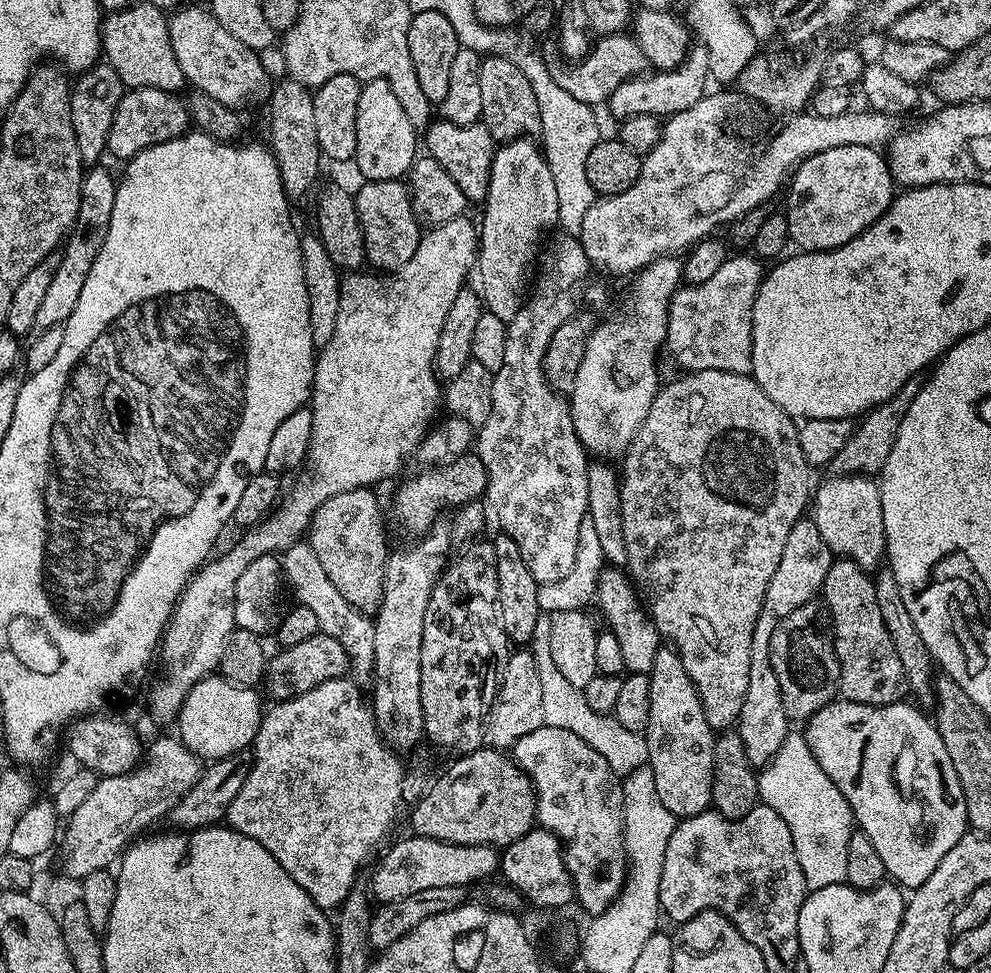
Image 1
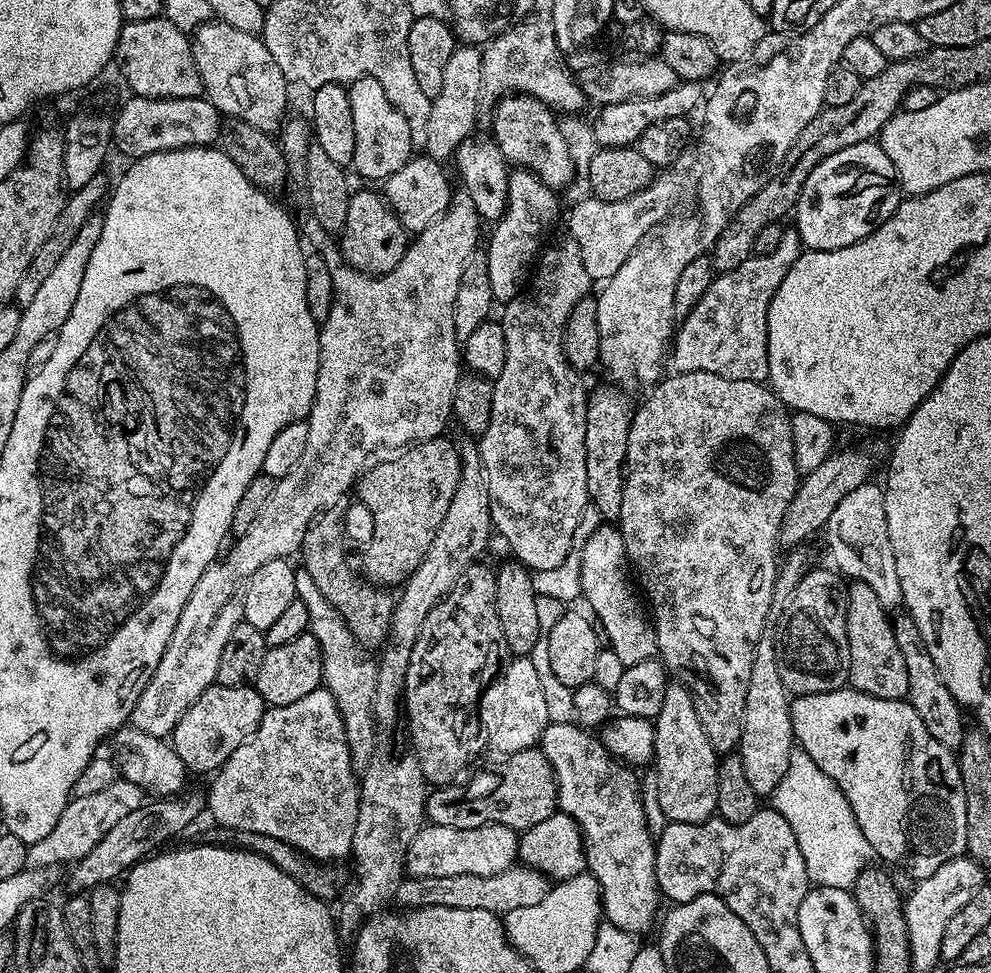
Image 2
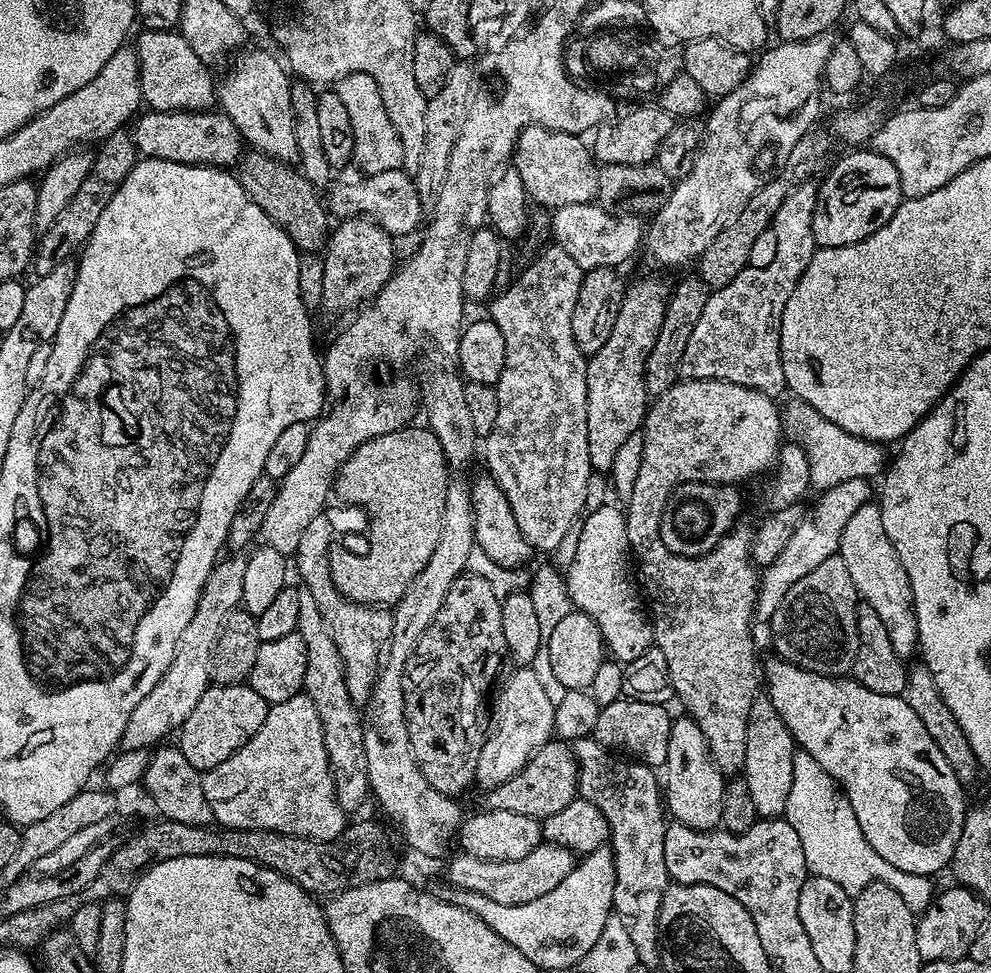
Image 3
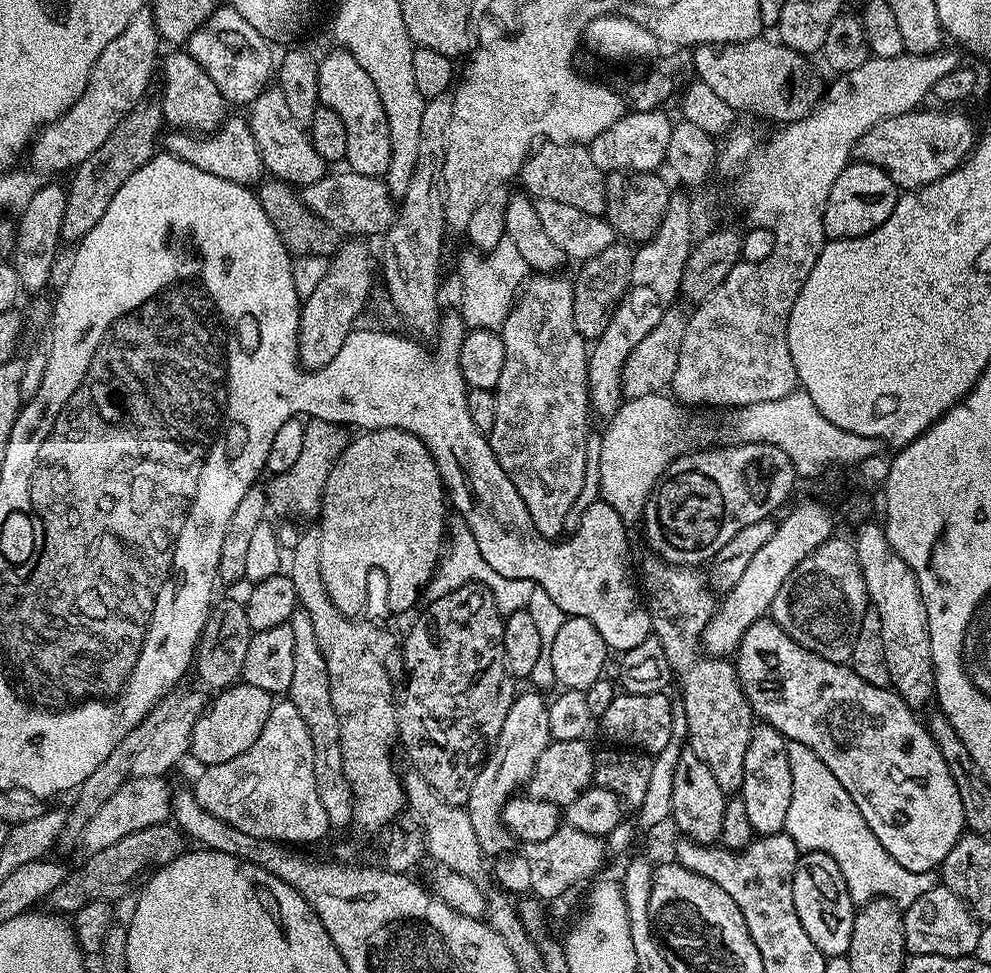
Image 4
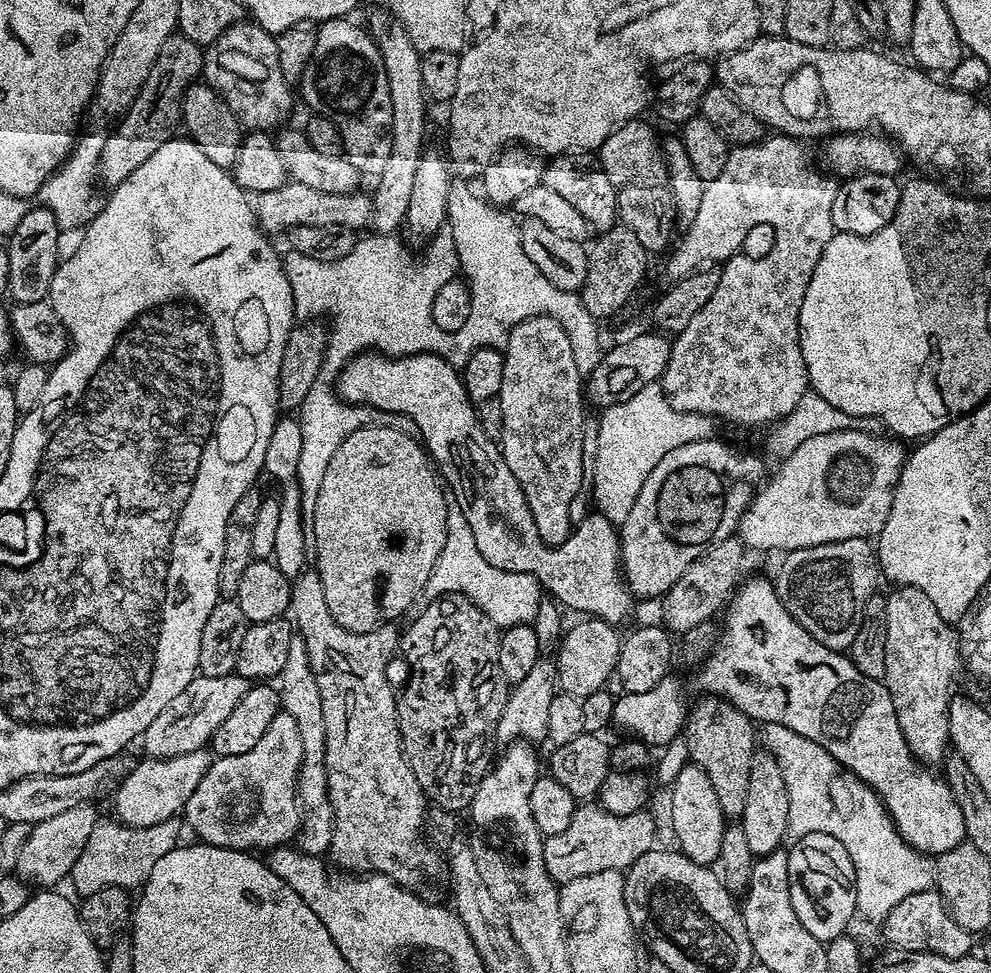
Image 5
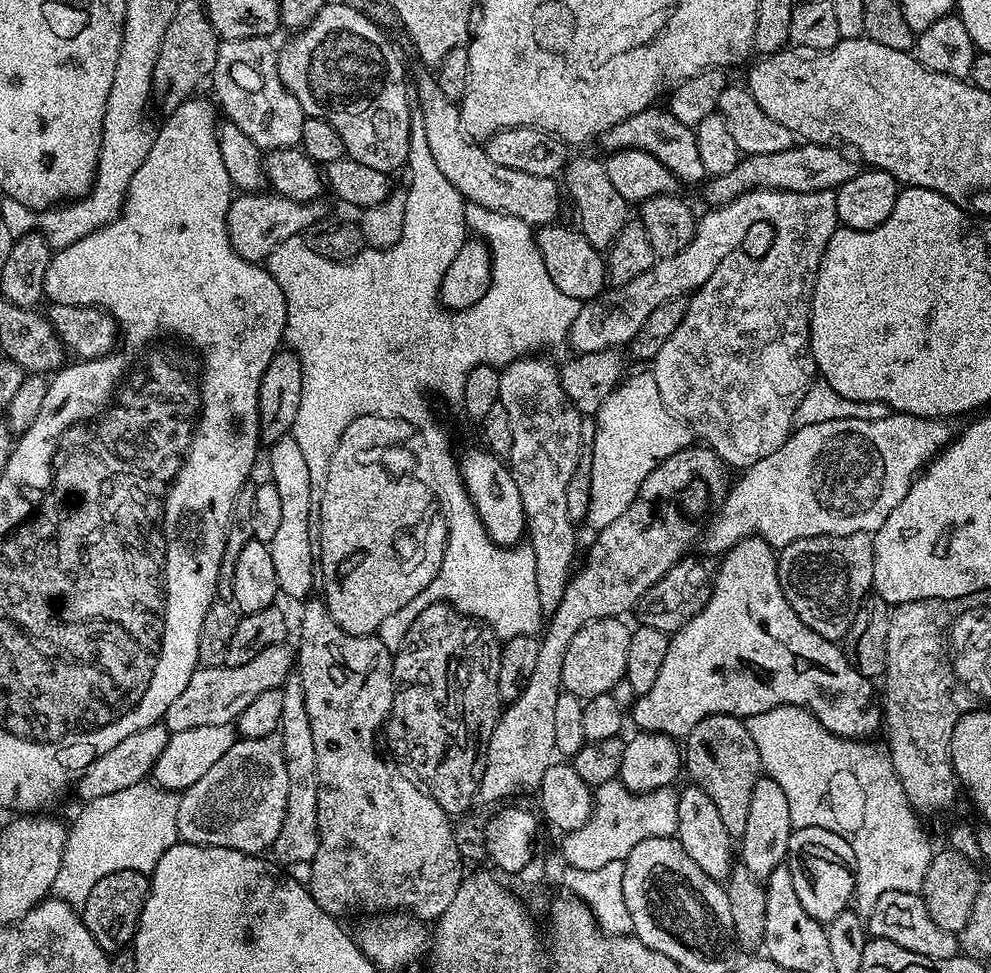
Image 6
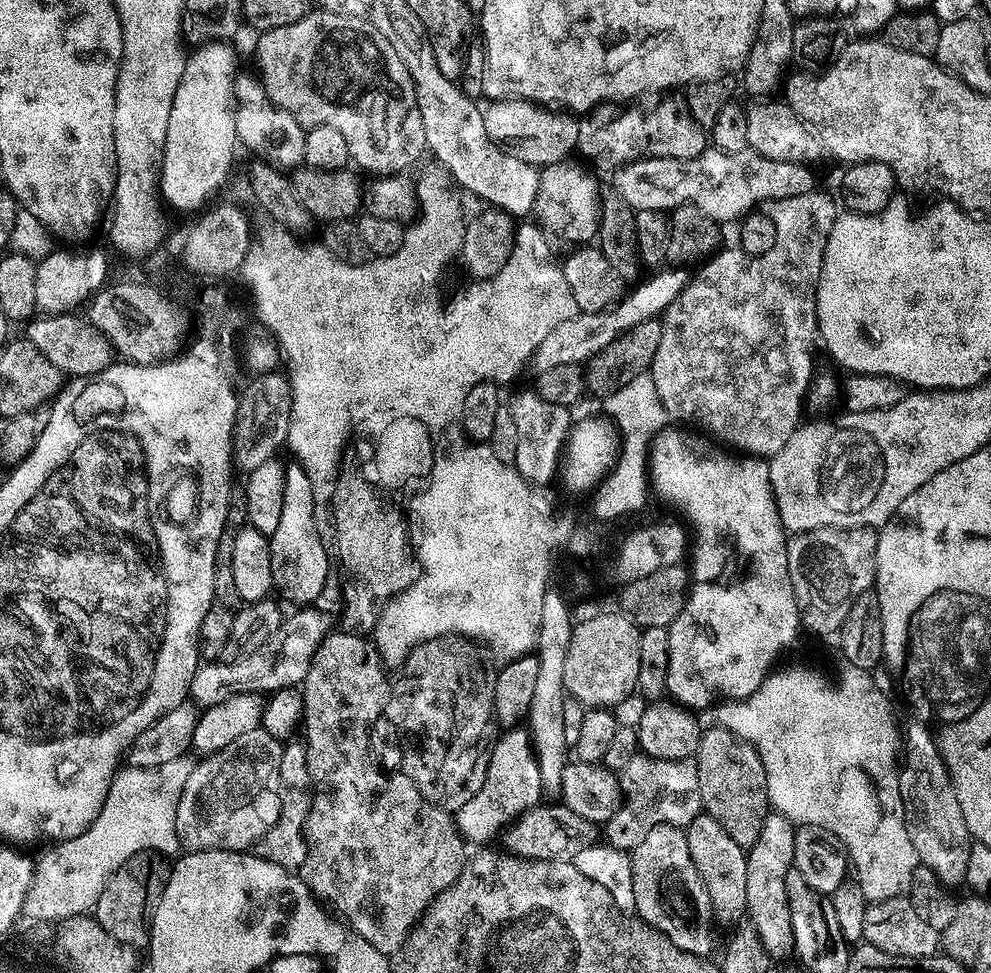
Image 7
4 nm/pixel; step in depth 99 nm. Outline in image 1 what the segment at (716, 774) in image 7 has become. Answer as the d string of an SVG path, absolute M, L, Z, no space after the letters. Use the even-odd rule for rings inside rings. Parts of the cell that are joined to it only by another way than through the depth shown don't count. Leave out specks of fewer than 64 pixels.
M702 370L681 377L681 380L672 380L669 384L667 381L661 387L650 406L650 414L646 414L646 422L642 422L638 434L622 457L624 472L622 468L619 482L622 494L622 531L626 534L628 555L626 572L639 595L646 601L647 611L661 637L680 653L682 666L686 666L686 674L690 674L700 695L706 722L710 722L713 730L728 730L740 719L746 686L750 683L750 642L754 638L754 622L758 622L762 598L766 598L766 586L770 586L770 578L774 578L774 570L778 570L782 546L786 546L790 530L794 530L794 526L805 515L804 507L807 504L809 507L813 499L814 468L802 452L797 421L783 412L751 375L743 376L726 370Z

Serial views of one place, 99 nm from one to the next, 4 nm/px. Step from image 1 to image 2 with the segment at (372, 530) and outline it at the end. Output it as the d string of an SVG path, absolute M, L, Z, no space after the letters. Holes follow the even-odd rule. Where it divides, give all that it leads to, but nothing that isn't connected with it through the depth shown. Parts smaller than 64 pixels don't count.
M324 514L312 521L306 530L306 538L298 553L299 559L304 559L302 571L314 578L322 596L338 610L338 614L346 622L354 638L365 649L376 650L388 638L388 627L392 621L394 596L391 591L369 582L363 575L352 573L348 565L348 556L344 553L344 528L332 517Z

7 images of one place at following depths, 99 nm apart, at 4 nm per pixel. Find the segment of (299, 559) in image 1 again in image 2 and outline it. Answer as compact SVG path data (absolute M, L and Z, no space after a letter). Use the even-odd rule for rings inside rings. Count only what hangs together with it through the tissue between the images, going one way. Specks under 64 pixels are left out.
M302 570L296 573L296 598L302 602L302 606L306 606L310 614L308 631L314 634L314 638L318 638L318 646L322 650L322 684L330 694L334 694L334 702L346 730L346 742L352 755L352 763L357 769L363 770L374 759L377 751L375 748L378 730L372 718L377 661L368 657L371 655L356 641L338 610L330 606L330 602L322 596L322 590L318 590L314 578L310 578L310 574Z

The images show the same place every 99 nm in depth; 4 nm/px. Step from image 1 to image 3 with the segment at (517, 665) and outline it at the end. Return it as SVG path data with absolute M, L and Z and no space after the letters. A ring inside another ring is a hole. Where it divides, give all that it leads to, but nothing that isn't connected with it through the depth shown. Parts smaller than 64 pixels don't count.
M520 666L515 669L516 673L505 682L500 688L500 693L491 701L490 716L494 723L490 731L485 735L482 754L478 754L478 766L476 767L475 783L481 784L484 790L491 790L502 786L502 782L508 782L530 762L530 758L539 748L546 746L548 740L553 739L556 727L554 726L554 710L556 705L550 702L550 697L546 695L546 690L542 690L542 682L534 674L531 666Z

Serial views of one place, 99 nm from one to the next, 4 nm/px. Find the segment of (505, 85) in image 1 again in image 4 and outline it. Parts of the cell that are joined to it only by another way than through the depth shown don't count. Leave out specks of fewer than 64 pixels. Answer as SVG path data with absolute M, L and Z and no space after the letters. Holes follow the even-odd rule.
M551 142L541 143L529 155L518 177L519 183L524 183L523 191L536 200L563 202L565 206L586 210L586 214L595 216L604 216L608 211L605 179L606 174L601 168L594 166L594 158L590 158L585 145Z

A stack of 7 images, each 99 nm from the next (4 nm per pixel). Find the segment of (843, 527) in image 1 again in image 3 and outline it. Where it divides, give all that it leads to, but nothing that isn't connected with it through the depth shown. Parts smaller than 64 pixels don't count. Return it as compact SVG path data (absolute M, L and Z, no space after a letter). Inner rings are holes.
M869 502L859 506L851 515L842 532L838 554L842 562L846 562L846 570L850 570L857 597L863 603L874 606L878 618L882 618L882 626L886 626L886 634L890 634L890 646L894 646L894 654L898 654L905 662L911 661L911 656L917 655L920 643L918 622L912 605L912 587L890 538L886 538L886 526L882 526L879 503Z

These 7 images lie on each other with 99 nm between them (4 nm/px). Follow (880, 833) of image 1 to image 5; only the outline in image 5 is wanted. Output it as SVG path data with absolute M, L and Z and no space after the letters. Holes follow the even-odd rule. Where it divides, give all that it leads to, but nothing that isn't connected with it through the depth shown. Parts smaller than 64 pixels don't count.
M752 576L743 581L737 587L733 597L726 605L726 611L723 613L723 626L719 629L718 635L712 645L710 654L703 657L704 665L700 668L700 684L705 689L705 693L720 697L721 700L728 700L738 710L742 710L742 714L746 714L754 722L761 725L777 724L778 726L790 726L790 730L794 730L794 734L802 734L802 738L810 738L810 742L818 742L818 746L822 746L822 750L826 750L837 760L848 772L854 773L862 783L876 791L884 809L892 815L892 821L896 823L898 834L903 838L915 852L922 852L925 856L933 858L946 854L950 850L961 847L965 843L966 822L962 822L962 810L958 810L958 802L954 802L954 794L950 790L950 786L939 775L936 776L931 767L925 766L914 758L914 754L910 750L910 746L906 746L906 738L902 738L902 726L898 726L898 714L894 714L894 702L890 702L890 694L884 689L881 681L874 678L866 678L856 669L851 655L844 652L836 652L833 648L822 646L822 642L818 642L810 633L799 624L799 622L791 616L786 610L786 606L782 606L782 602L776 593L775 583L771 579L768 580L764 576Z

